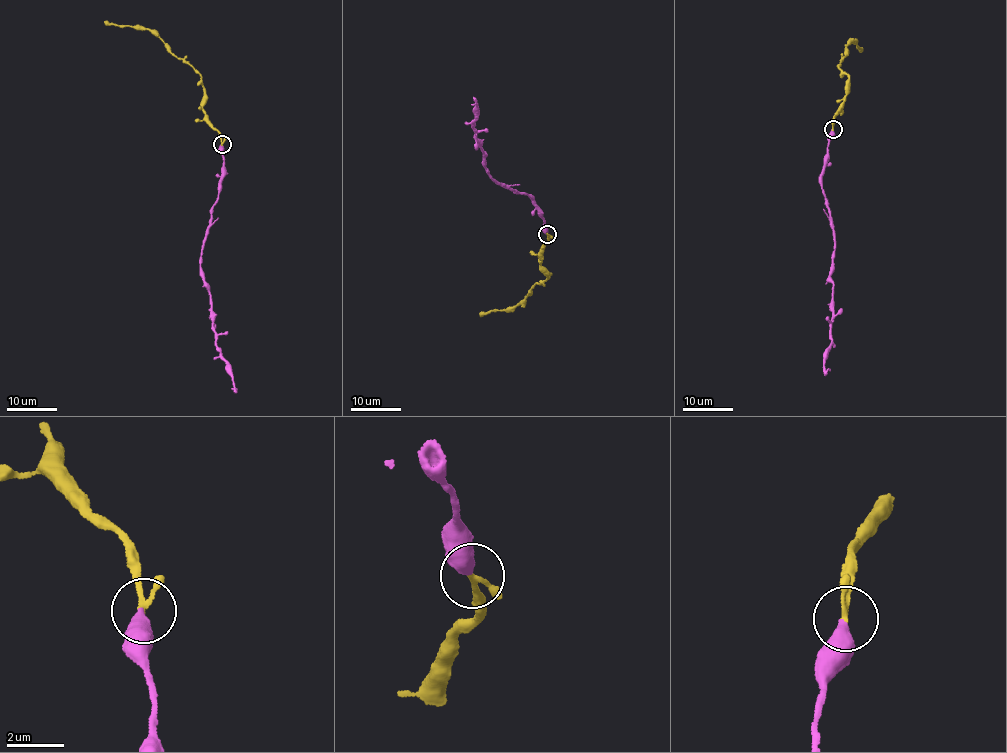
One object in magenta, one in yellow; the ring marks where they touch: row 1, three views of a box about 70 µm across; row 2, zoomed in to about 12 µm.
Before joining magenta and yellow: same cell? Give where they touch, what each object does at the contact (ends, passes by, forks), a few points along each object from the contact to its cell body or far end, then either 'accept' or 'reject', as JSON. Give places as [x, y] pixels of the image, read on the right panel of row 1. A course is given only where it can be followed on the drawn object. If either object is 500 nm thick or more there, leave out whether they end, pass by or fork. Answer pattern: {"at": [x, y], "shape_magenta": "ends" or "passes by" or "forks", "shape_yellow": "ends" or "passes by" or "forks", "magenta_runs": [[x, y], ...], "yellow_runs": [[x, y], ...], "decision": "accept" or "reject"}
{"at": [833, 129], "shape_magenta": "ends", "shape_yellow": "passes by", "magenta_runs": [[832, 130], [822, 177], [835, 242], [830, 280], [832, 344], [824, 362], [825, 371], [829, 370]], "yellow_runs": [[832, 130], [833, 118], [847, 95], [849, 75], [839, 66], [851, 41], [861, 48]], "decision": "accept"}

